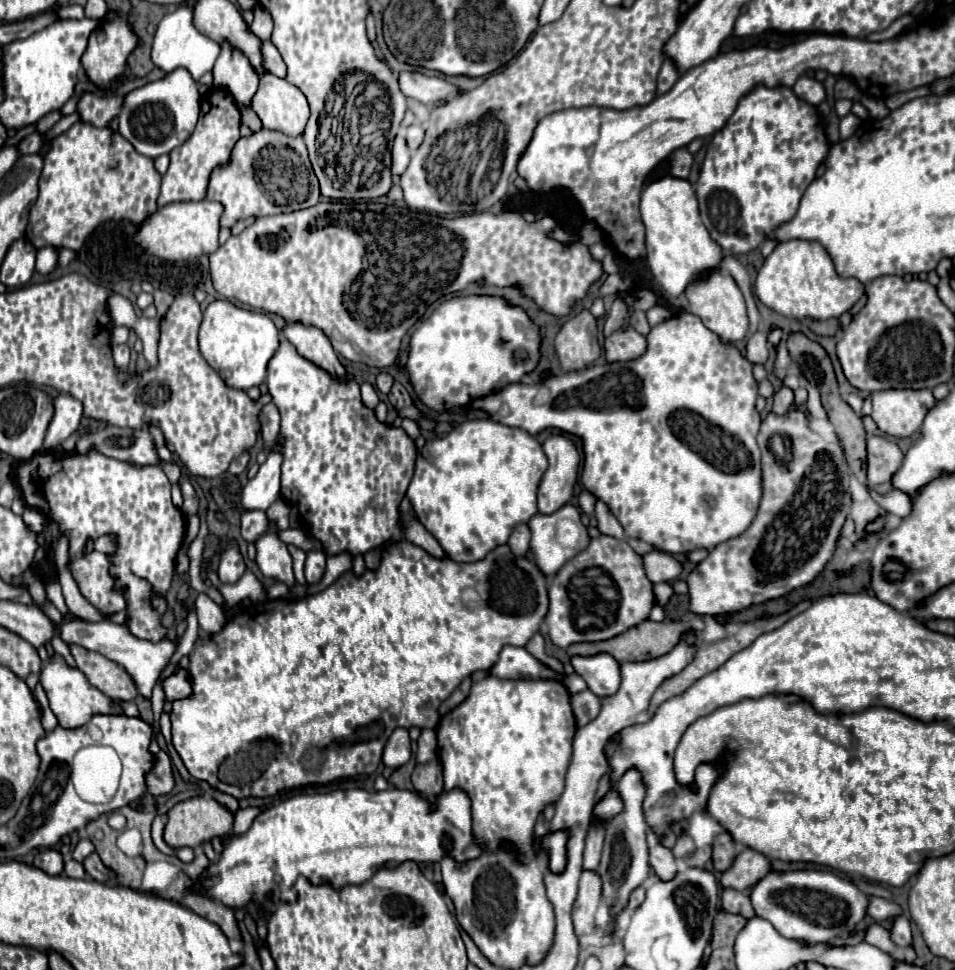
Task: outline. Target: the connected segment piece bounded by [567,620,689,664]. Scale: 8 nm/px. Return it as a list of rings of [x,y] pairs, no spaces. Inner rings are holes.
[[[645,620],[641,624],[637,624],[637,628],[629,628],[629,632],[623,632],[621,636],[615,636],[613,640],[603,640],[601,644],[571,644],[567,648],[569,656],[593,656],[599,652],[607,652],[611,654],[619,664],[623,662],[645,662],[645,660],[653,660],[659,656],[665,656],[667,652],[671,652],[683,638],[683,634],[687,634],[689,628],[683,622],[651,622]]]

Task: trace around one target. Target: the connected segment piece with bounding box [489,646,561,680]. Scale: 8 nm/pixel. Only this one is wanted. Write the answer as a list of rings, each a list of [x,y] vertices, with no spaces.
[[[505,646],[499,654],[497,664],[489,670],[489,674],[497,678],[527,678],[527,680],[537,680],[537,678],[555,678],[561,680],[551,668],[547,668],[543,662],[533,658],[525,648],[513,648]]]

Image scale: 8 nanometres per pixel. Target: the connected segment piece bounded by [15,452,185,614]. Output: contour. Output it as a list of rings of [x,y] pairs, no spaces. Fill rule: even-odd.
[[[73,452],[71,456],[57,456],[57,454],[35,454],[31,460],[21,462],[15,474],[17,484],[23,490],[23,498],[27,506],[39,508],[47,518],[53,518],[61,524],[61,532],[71,536],[71,546],[69,546],[69,558],[71,558],[71,574],[77,580],[81,594],[97,606],[103,614],[113,614],[121,612],[125,608],[125,600],[119,592],[113,590],[109,572],[107,572],[107,558],[99,552],[91,552],[87,556],[81,554],[83,542],[87,536],[97,538],[103,534],[113,532],[117,536],[117,558],[125,562],[133,574],[147,578],[153,584],[153,590],[161,596],[171,586],[173,574],[175,574],[175,554],[177,548],[181,546],[183,534],[185,534],[185,514],[173,506],[171,502],[171,484],[163,470],[159,466],[133,466],[125,464],[113,458],[107,458],[97,452],[89,452],[85,456],[79,456]]]

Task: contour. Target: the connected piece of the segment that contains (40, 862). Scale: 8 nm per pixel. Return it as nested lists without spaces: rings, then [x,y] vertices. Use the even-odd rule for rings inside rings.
[[[47,848],[35,856],[33,866],[41,868],[49,876],[59,876],[59,874],[63,874],[63,856],[61,856],[61,852]]]

